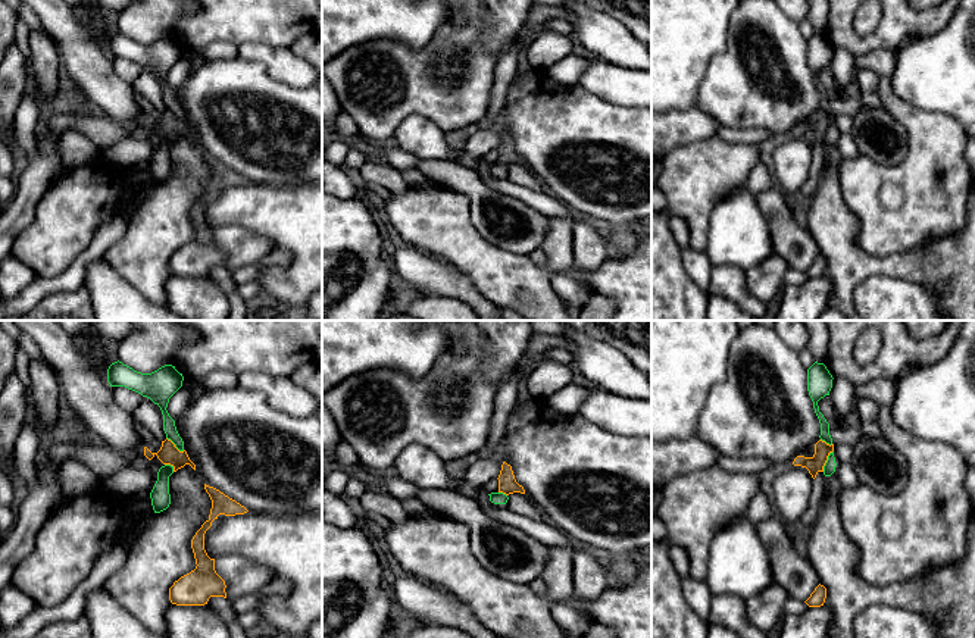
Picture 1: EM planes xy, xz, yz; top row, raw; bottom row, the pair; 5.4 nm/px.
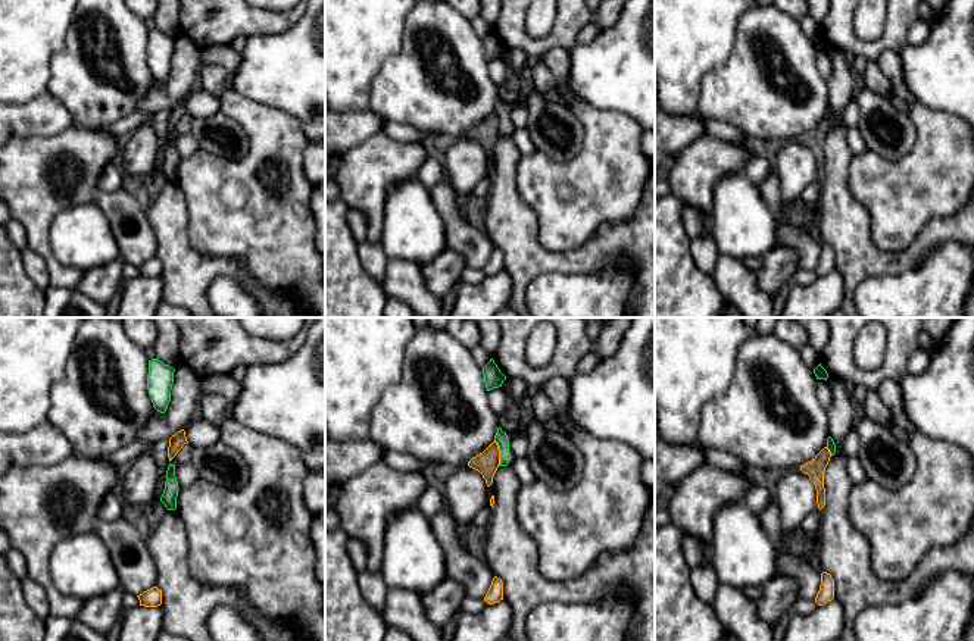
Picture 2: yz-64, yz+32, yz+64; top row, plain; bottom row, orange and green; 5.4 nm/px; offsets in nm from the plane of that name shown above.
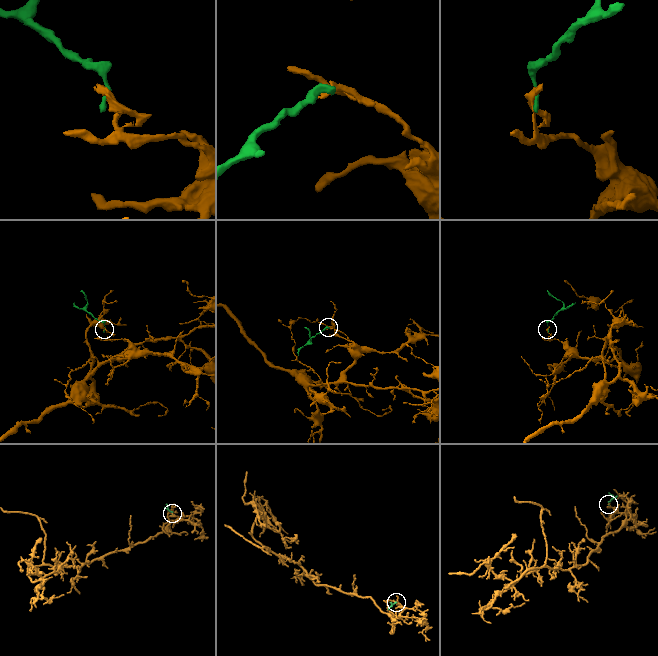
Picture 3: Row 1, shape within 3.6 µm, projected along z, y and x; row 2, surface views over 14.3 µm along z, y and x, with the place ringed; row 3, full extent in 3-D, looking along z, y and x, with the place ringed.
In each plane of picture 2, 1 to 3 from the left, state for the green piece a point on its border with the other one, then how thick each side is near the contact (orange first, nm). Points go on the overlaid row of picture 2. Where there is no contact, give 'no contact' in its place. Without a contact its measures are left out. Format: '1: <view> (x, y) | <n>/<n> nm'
1: no contact
2: yz+32 (499, 453) | 130/70 nm
3: yz+64 (829, 452) | 100/50 nm

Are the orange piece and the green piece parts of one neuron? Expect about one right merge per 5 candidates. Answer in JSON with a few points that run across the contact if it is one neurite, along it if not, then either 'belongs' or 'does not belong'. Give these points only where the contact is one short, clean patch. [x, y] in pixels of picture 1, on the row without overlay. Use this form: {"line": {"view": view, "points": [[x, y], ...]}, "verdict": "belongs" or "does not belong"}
{"line": {"view": "yz", "points": [[833, 121], [822, 141]]}, "verdict": "does not belong"}

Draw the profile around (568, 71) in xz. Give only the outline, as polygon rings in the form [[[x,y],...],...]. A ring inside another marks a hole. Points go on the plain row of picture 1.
[[[571,53],[554,65],[546,68],[544,74],[559,84],[575,85],[579,82],[582,72],[591,62],[593,60]]]

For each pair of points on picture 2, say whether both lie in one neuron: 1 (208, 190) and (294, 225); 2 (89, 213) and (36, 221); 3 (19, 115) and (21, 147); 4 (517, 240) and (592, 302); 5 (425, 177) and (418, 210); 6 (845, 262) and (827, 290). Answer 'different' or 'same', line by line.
1: same
2: different
3: different
4: different
5: different
6: different

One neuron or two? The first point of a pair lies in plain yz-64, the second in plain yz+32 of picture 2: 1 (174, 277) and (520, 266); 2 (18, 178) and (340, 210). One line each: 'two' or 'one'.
1: one
2: two

